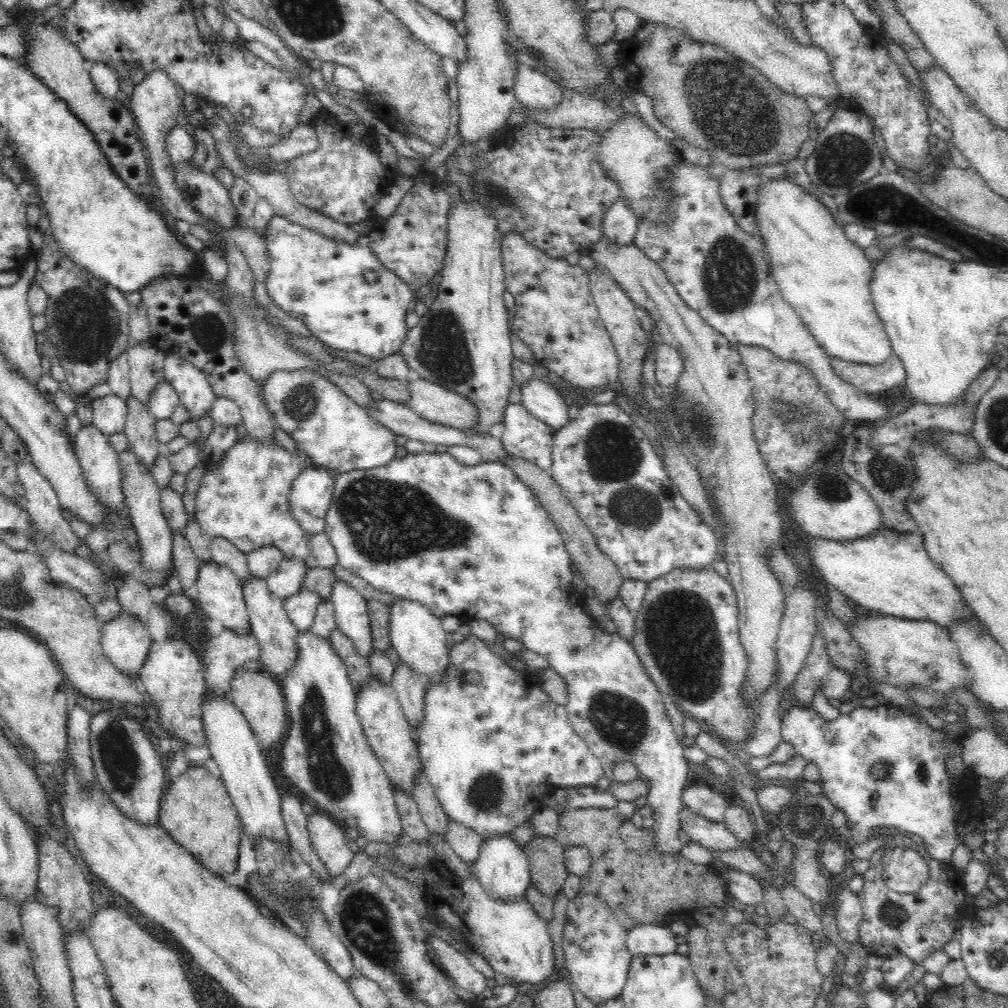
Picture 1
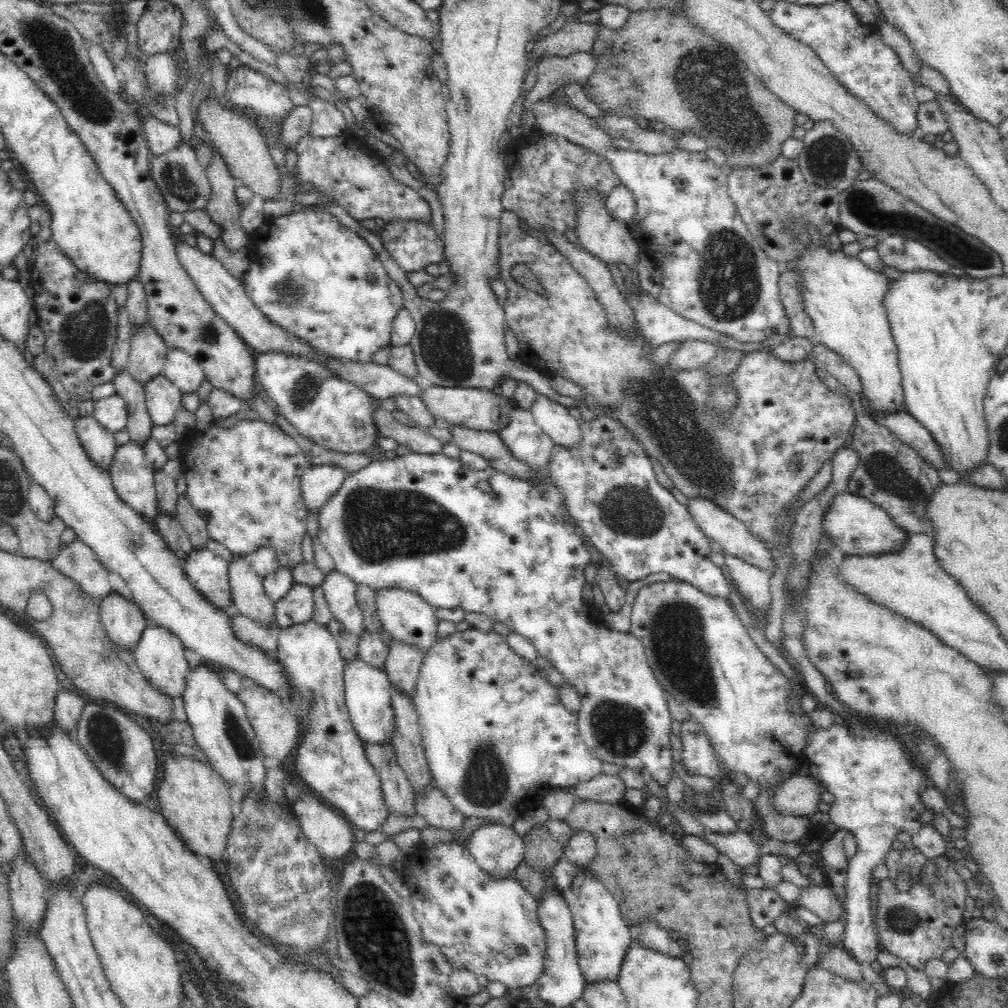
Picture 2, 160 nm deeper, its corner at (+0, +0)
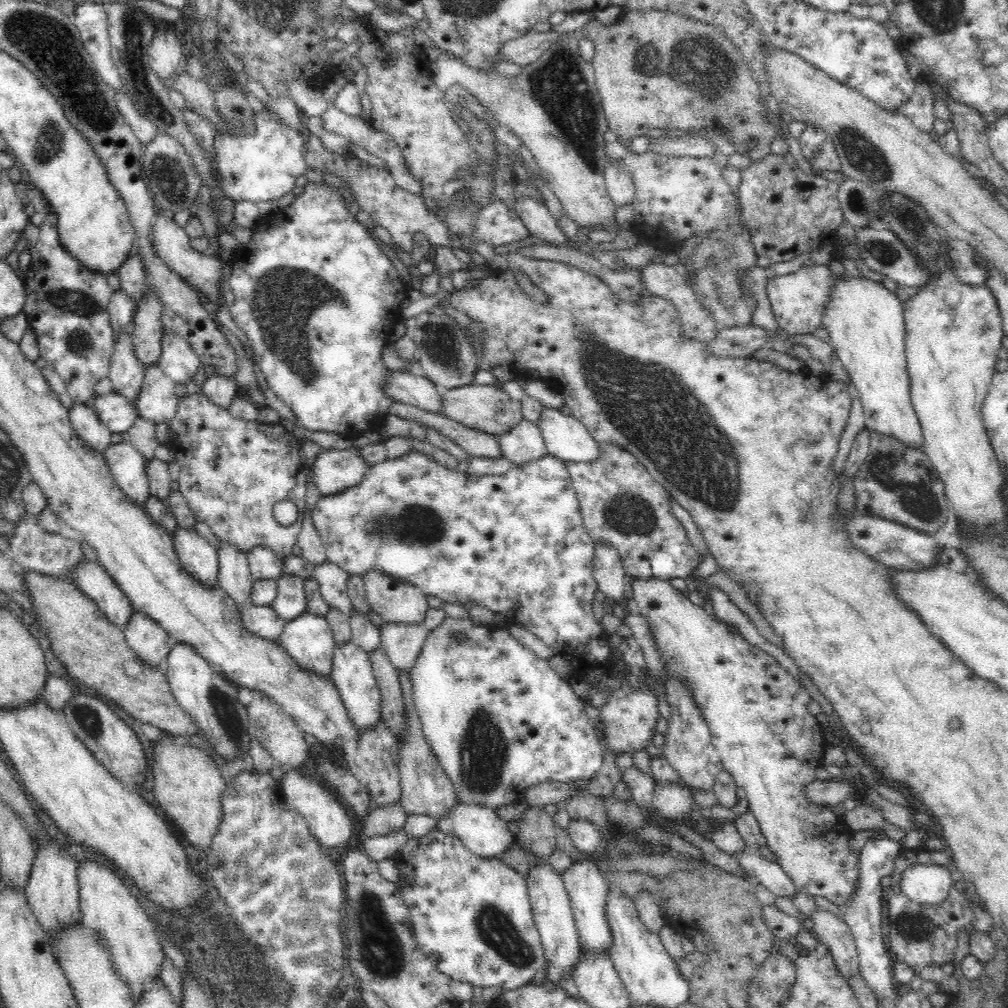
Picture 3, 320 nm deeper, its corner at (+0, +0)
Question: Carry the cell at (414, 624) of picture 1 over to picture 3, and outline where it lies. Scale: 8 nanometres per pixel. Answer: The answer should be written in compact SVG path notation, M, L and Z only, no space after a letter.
M366 570L361 575L364 581L366 598L371 610L375 610L386 622L409 622L410 624L422 624L424 614L428 610L428 602L425 595L412 583L388 576L377 570Z

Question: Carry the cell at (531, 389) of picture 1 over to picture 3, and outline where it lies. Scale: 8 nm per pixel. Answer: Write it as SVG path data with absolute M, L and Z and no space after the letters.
M546 408L537 426L542 434L548 455L568 462L596 462L600 446L584 424L560 410Z

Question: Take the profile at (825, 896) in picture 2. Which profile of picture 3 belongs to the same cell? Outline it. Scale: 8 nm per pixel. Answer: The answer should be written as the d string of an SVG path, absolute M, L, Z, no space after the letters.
M821 909L814 912L810 920L814 923L811 932L820 944L828 948L840 977L849 982L854 975L860 975L858 948L845 922Z

